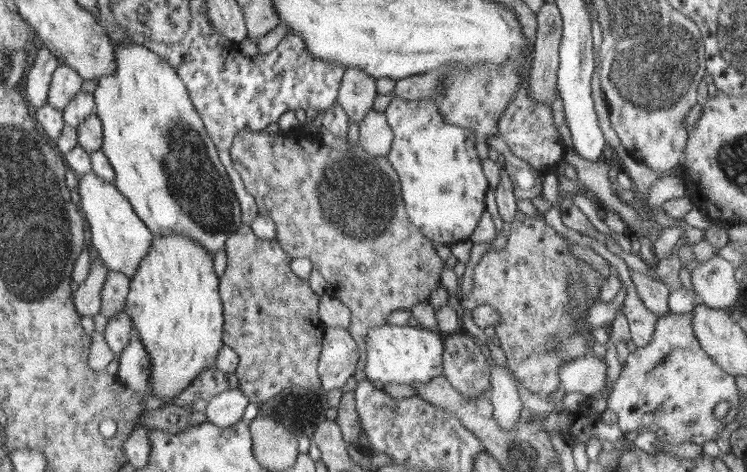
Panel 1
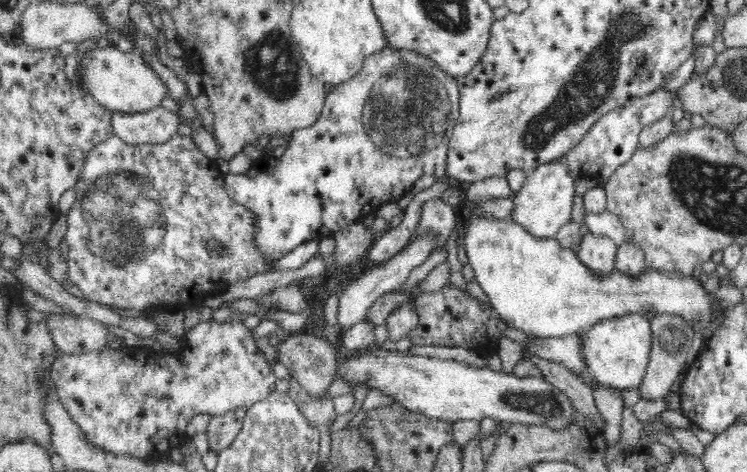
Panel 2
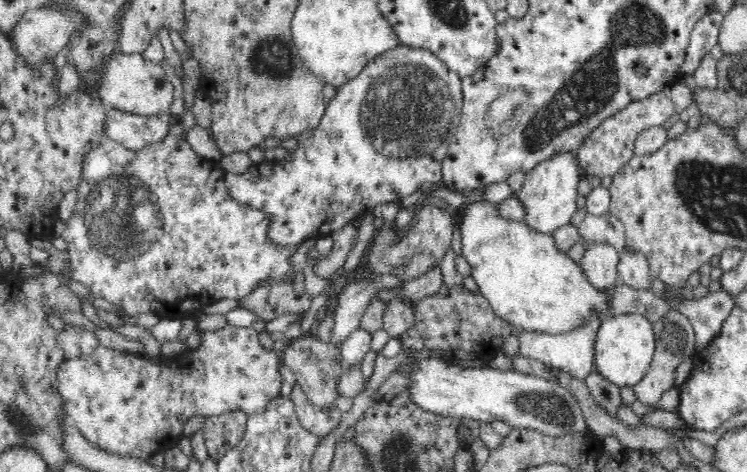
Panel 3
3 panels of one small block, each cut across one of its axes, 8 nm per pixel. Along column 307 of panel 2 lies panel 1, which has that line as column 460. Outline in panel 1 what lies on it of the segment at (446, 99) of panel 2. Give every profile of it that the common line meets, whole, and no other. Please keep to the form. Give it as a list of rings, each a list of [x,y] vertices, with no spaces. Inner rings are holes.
[[[396,95],[385,115],[393,132],[392,146],[386,158],[399,173],[407,215],[436,244],[450,247],[462,240],[472,240],[472,236],[480,232],[480,224],[484,224],[484,212],[488,212],[489,207],[488,192],[493,189],[490,188],[488,178],[484,176],[480,152],[476,150],[476,140],[480,140],[480,136],[476,136],[476,132],[472,130],[448,124],[431,101],[408,101]]]

